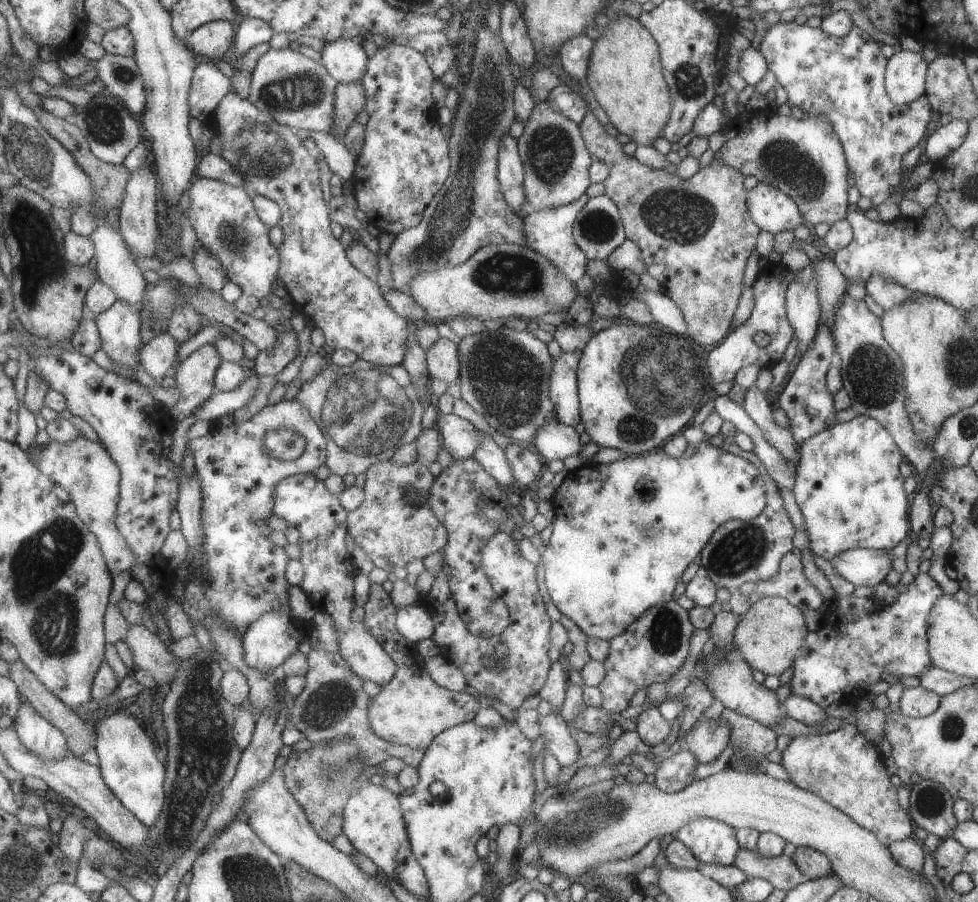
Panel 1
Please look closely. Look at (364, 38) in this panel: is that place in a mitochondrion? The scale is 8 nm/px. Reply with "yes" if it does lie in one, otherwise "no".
no

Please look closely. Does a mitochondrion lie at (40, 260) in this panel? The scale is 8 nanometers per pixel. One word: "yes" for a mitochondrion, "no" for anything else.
yes

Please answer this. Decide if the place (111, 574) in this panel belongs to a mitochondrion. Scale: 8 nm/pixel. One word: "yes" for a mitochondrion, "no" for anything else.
no

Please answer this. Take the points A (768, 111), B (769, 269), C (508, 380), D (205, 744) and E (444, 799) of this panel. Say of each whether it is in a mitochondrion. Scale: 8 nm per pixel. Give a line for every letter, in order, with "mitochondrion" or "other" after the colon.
A: other
B: other
C: mitochondrion
D: mitochondrion
E: other

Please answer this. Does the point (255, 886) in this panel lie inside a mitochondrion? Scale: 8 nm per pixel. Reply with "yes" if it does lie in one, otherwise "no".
yes

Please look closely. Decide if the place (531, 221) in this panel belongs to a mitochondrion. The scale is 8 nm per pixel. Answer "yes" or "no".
no

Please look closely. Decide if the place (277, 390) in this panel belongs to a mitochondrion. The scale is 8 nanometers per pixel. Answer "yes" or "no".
no

